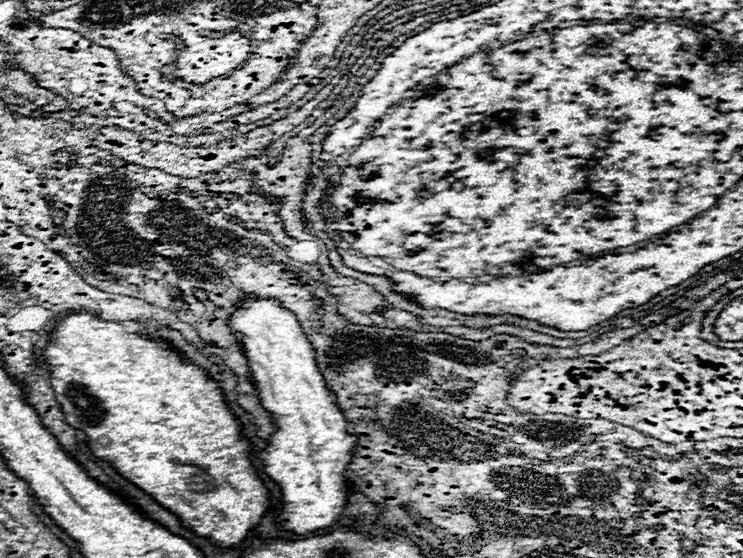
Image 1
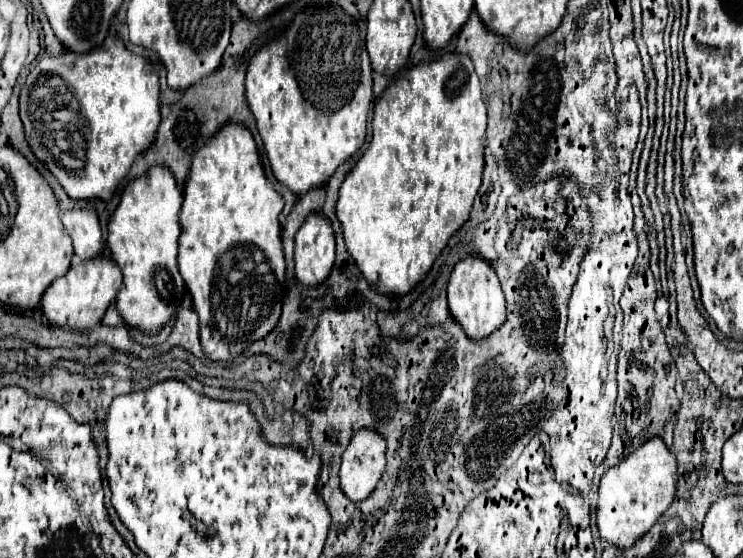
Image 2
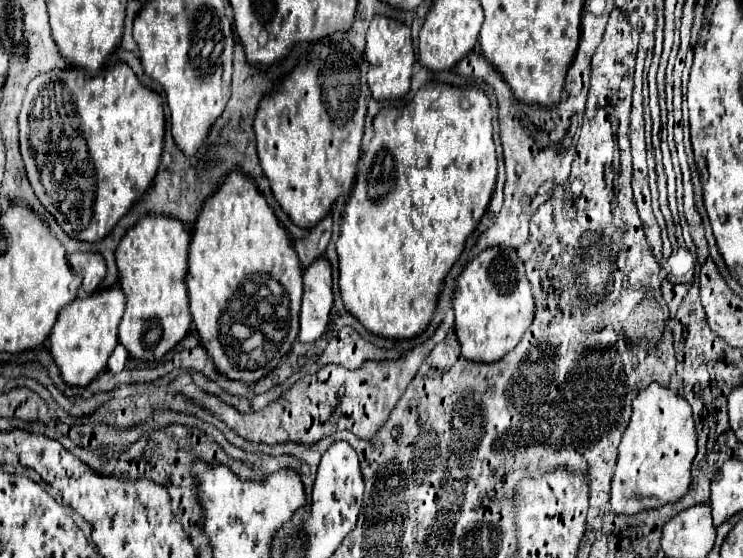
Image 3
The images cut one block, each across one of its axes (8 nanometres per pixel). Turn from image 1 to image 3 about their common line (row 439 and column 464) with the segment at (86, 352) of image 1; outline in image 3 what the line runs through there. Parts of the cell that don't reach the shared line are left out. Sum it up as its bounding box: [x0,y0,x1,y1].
[336,82,496,338]

